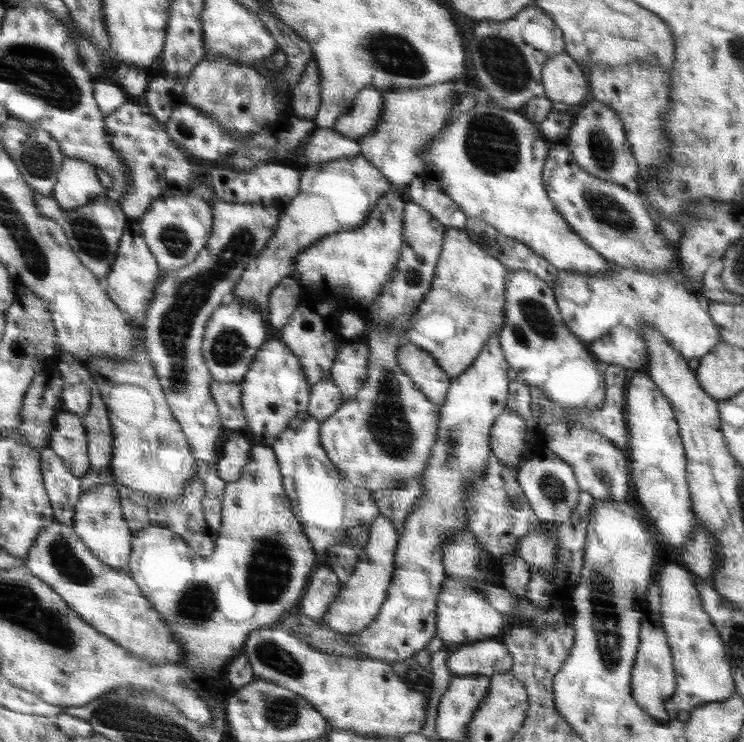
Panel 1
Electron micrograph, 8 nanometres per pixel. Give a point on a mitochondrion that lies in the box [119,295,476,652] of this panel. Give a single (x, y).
(389, 428)

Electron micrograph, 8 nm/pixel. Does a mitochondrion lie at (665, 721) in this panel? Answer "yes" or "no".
no

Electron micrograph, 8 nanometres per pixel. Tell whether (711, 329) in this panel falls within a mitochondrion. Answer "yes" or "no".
no

